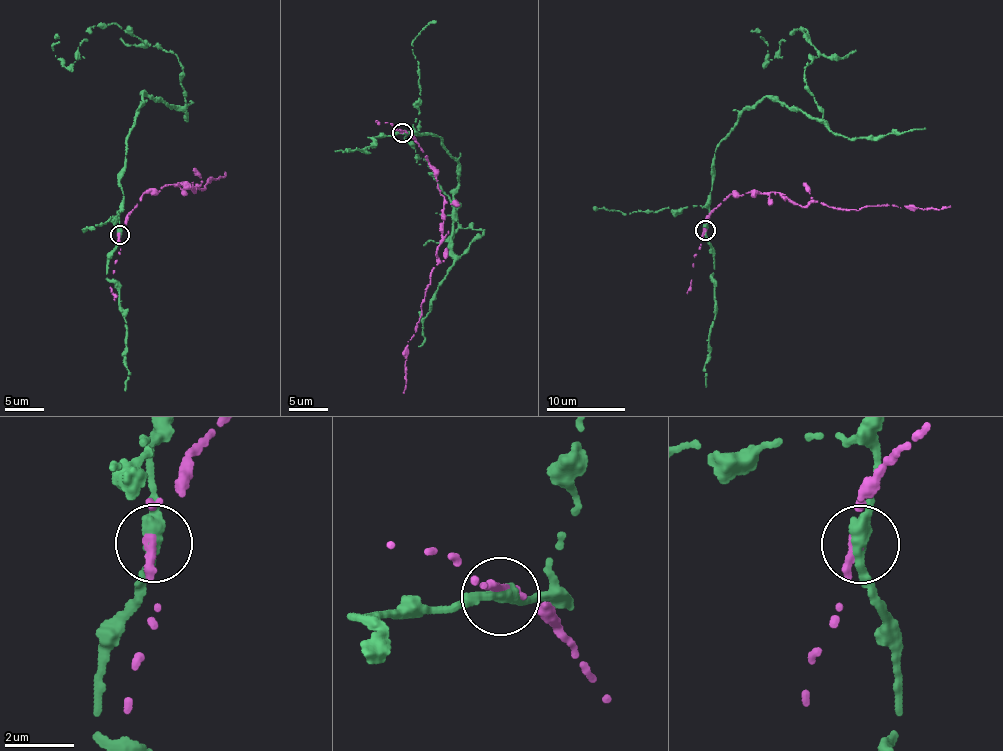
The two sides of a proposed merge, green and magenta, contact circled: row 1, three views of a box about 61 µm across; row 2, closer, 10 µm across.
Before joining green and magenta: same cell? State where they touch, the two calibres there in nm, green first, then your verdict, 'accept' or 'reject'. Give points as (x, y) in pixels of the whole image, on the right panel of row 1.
place (705, 230); calibres 360 and 320 nm; reject

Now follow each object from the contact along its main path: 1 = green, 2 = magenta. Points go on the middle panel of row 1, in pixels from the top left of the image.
1: (401, 133), (441, 137), (457, 164), (461, 256), (484, 230), (459, 227), (404, 137), (419, 120)
2: (401, 133), (412, 134), (444, 198), (437, 254), (419, 323), (406, 348), (404, 392)

